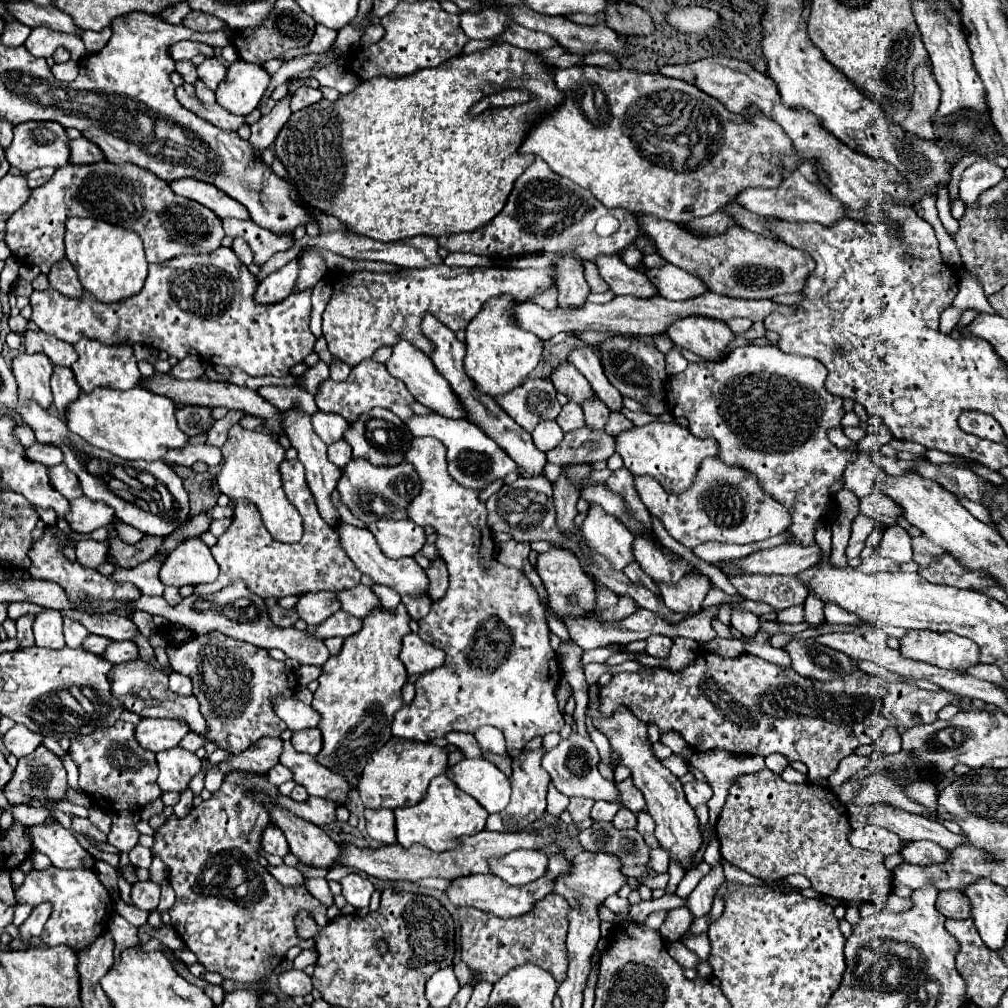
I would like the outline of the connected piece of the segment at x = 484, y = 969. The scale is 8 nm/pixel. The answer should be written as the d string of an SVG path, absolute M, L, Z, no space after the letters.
M553 893L541 899L529 913L521 917L501 919L493 913L479 911L475 907L459 907L461 919L461 959L481 975L483 981L495 983L509 969L525 963L533 963L549 971L557 983L567 977L569 959L565 955L565 935L567 935L567 913L569 903L561 895Z

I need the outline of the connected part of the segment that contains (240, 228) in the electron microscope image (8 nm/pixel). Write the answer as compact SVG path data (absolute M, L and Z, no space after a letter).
M221 219L223 223L223 231L233 237L233 235L243 235L243 239L249 243L249 247L255 253L253 263L257 267L261 267L271 255L285 251L289 247L293 247L293 241L283 239L271 231L265 231L261 227L257 227L251 219L247 221L237 221L237 219Z

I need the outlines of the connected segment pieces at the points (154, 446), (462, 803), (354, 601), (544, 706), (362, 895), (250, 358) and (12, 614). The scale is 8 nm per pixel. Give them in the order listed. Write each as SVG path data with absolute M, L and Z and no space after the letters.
M103 387L93 389L91 393L79 393L77 401L67 407L67 425L93 447L131 461L161 459L165 451L183 447L189 441L189 437L177 427L173 401L163 395L153 395L143 387L133 387L129 391L113 391Z
M441 775L429 783L427 795L417 805L395 809L397 843L405 849L411 845L423 845L431 851L447 851L453 847L453 839L483 831L487 815L489 813L473 797L463 793L447 775Z
M357 585L353 589L345 589L345 591L339 591L337 593L339 599L341 599L341 605L345 611L353 613L355 617L361 617L365 619L367 615L371 615L373 609L381 607L381 601L379 597L373 593L371 587L365 587L365 585Z
M435 437L413 439L405 451L405 461L411 463L421 479L421 493L407 505L407 519L425 527L431 525L437 531L437 553L445 561L449 571L449 587L445 597L431 605L431 611L419 619L419 637L447 653L445 663L429 673L423 673L415 681L415 699L411 705L401 707L393 715L393 735L409 741L431 741L445 737L449 731L475 733L481 725L493 725L501 729L507 741L507 749L523 749L535 735L547 735L559 731L565 721L557 707L555 689L559 683L557 655L549 647L549 627L545 619L545 607L531 585L531 581L517 569L507 567L495 559L495 543L491 529L487 527L487 509L479 499L479 491L459 485L447 471L445 445Z
M351 873L351 875L343 877L343 879L339 881L339 885L341 885L341 889L343 889L341 893L343 893L345 901L351 903L351 905L357 907L357 909L369 905L371 893L373 893L373 889L375 889L369 879L365 879L365 877L357 875L357 873Z
M219 247L209 255L179 255L177 259L169 259L165 263L151 263L143 289L129 299L121 299L121 303L101 303L93 299L89 291L85 291L81 297L65 297L53 287L47 287L45 291L33 291L31 321L41 331L51 333L67 343L77 343L79 339L99 339L105 345L121 341L145 343L149 347L167 351L167 355L177 359L187 357L189 349L197 349L197 353L209 365L239 367L253 377L287 377L289 369L297 363L303 363L315 345L315 337L309 331L311 289L289 295L281 303L269 307L257 307L257 303L253 303L255 289L255 277L243 263L239 263L237 255L229 247Z
M15 602L10 604L10 606L8 607L7 617L17 620L19 617L23 615L37 615L44 610L45 609L43 609L43 607L39 607L38 605L35 605L33 603Z

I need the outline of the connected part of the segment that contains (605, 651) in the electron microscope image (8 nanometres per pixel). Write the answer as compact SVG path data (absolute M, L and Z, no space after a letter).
M611 644L605 647L584 651L581 657L582 665L585 666L593 662L603 663L613 654L619 653L620 648L621 646L619 644Z

